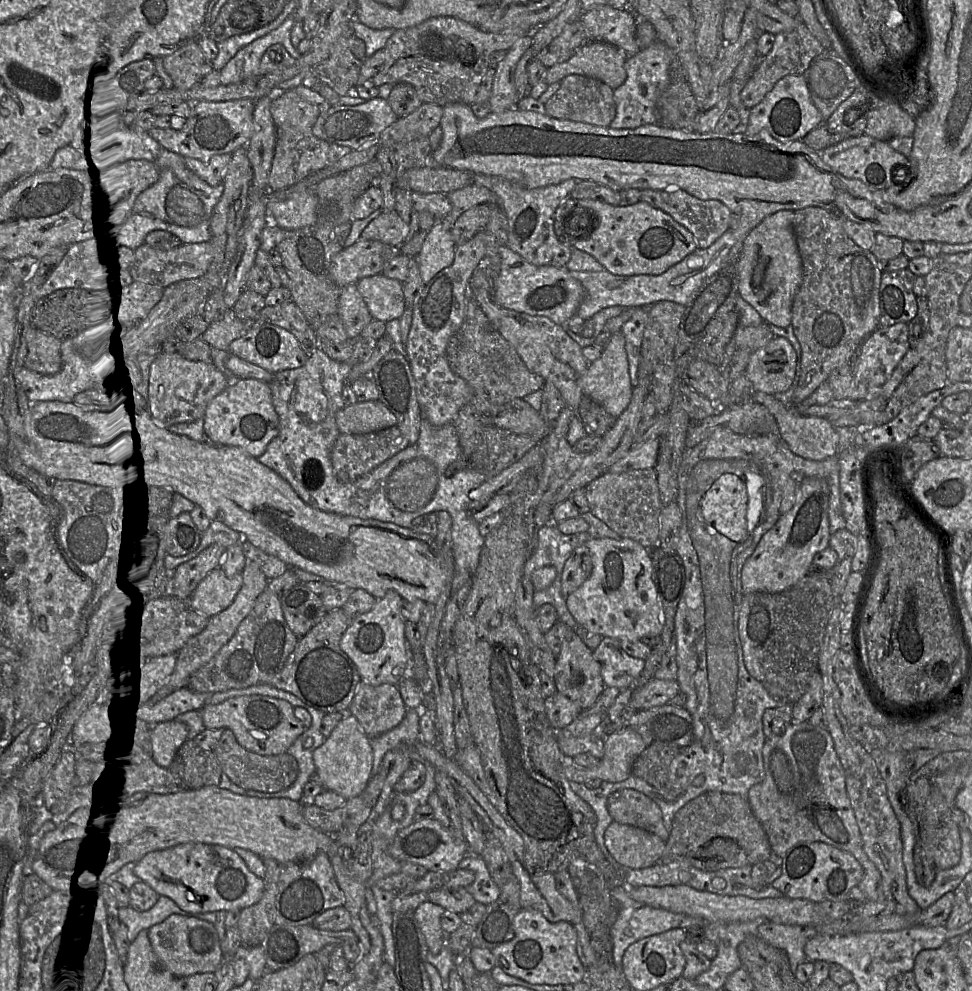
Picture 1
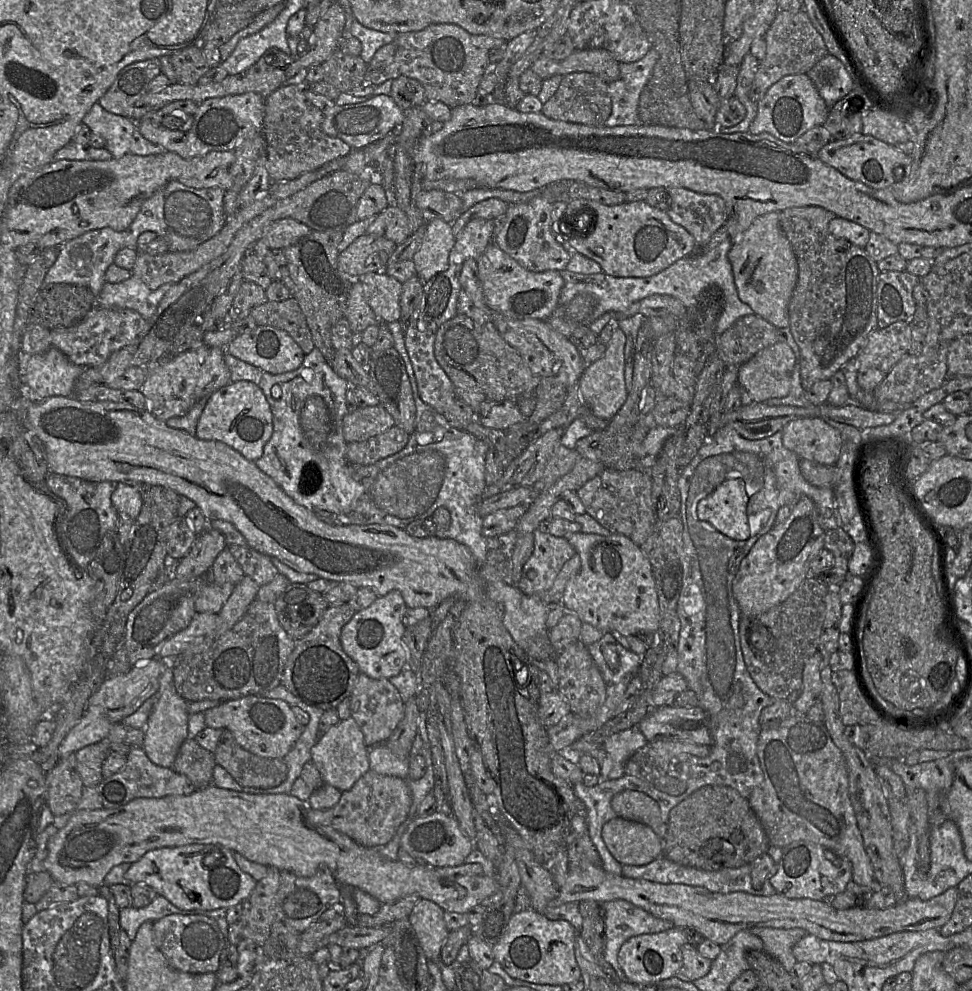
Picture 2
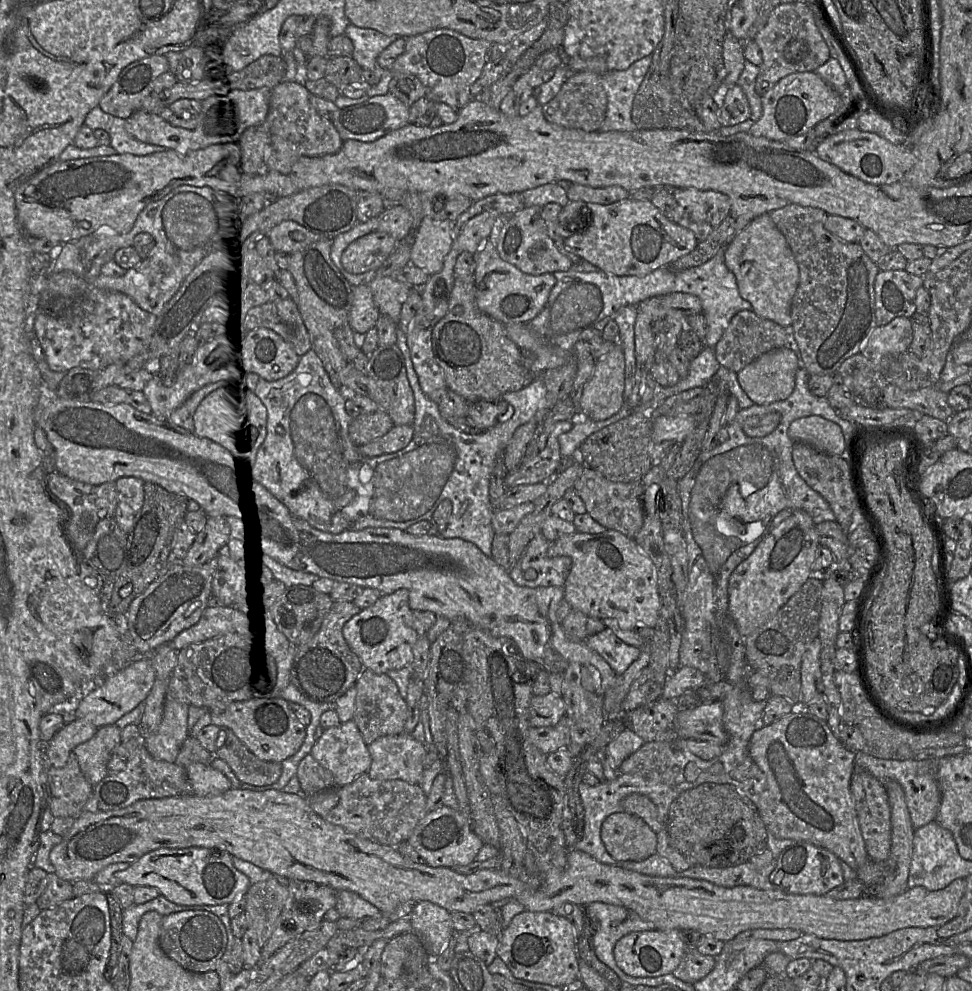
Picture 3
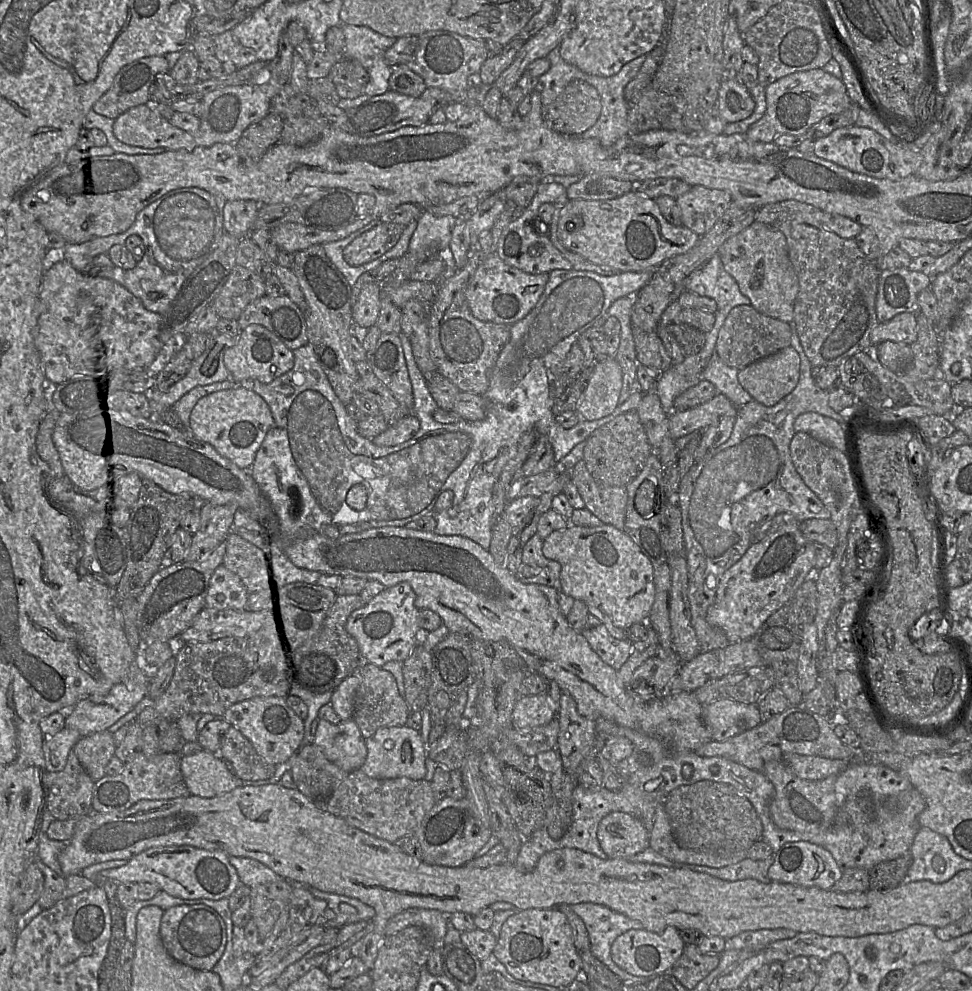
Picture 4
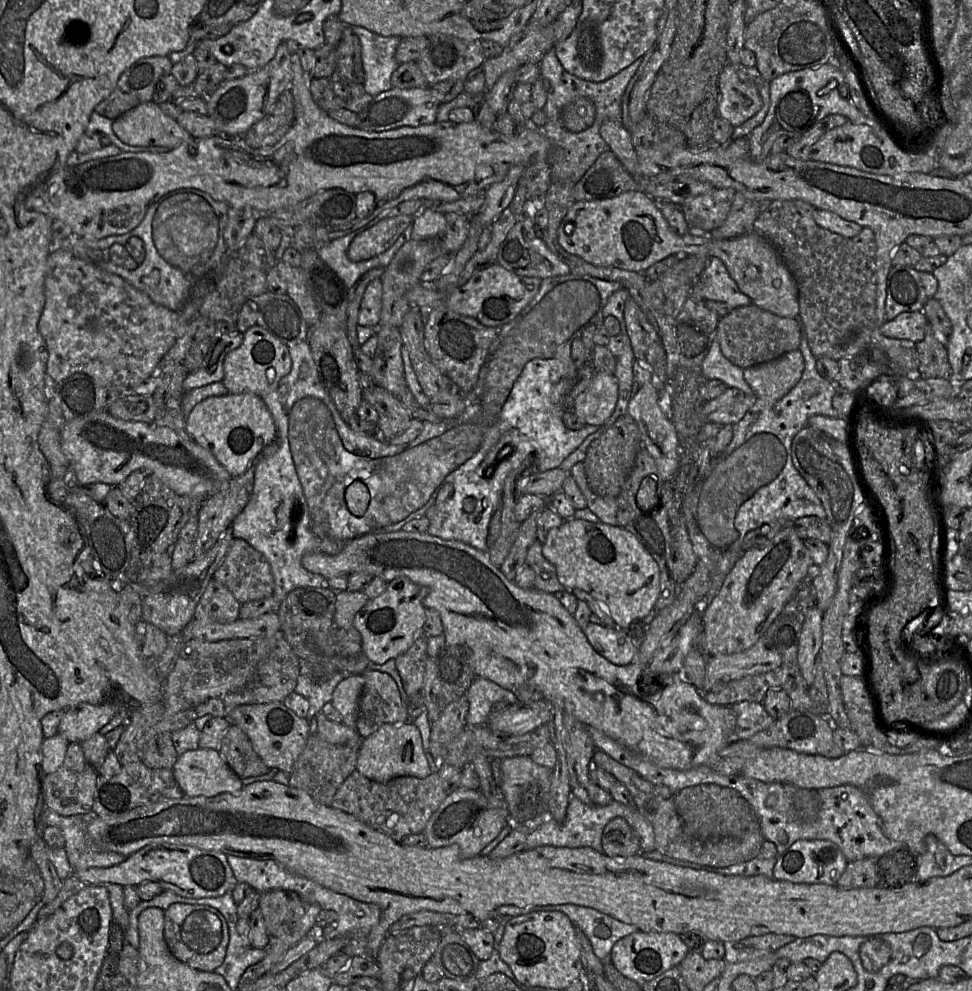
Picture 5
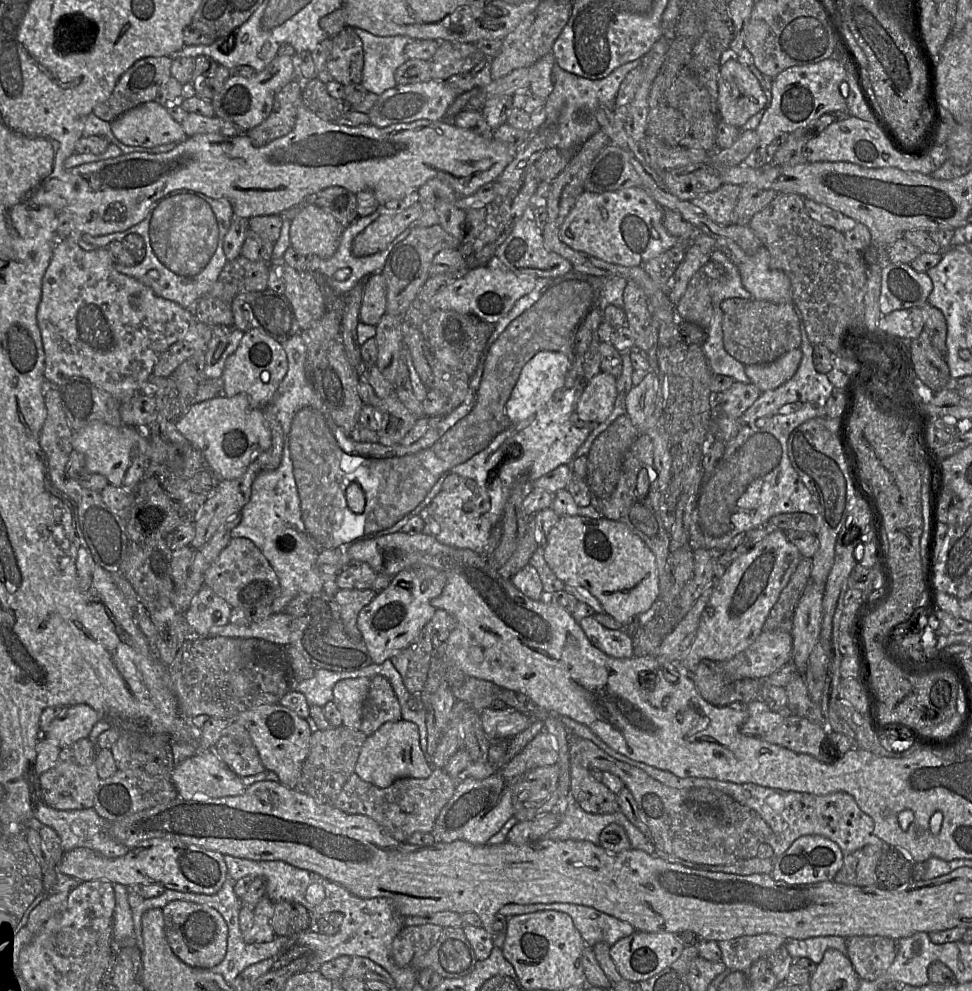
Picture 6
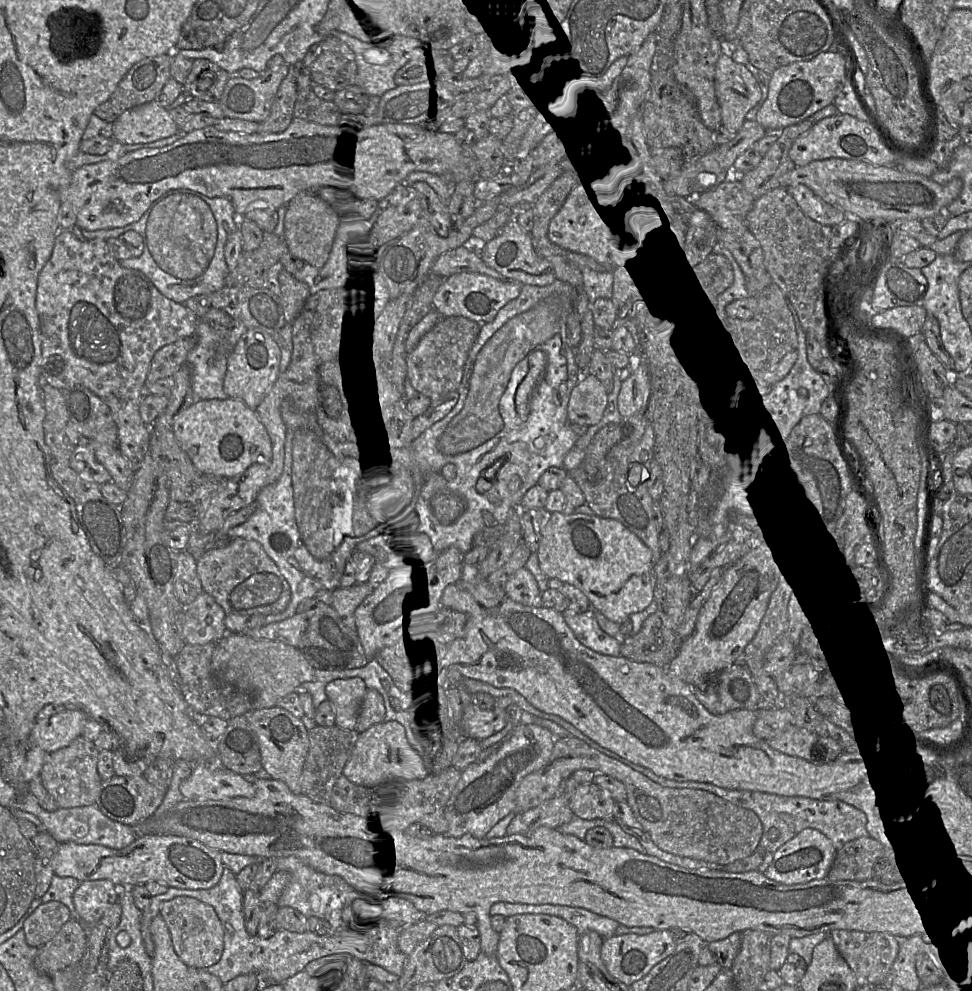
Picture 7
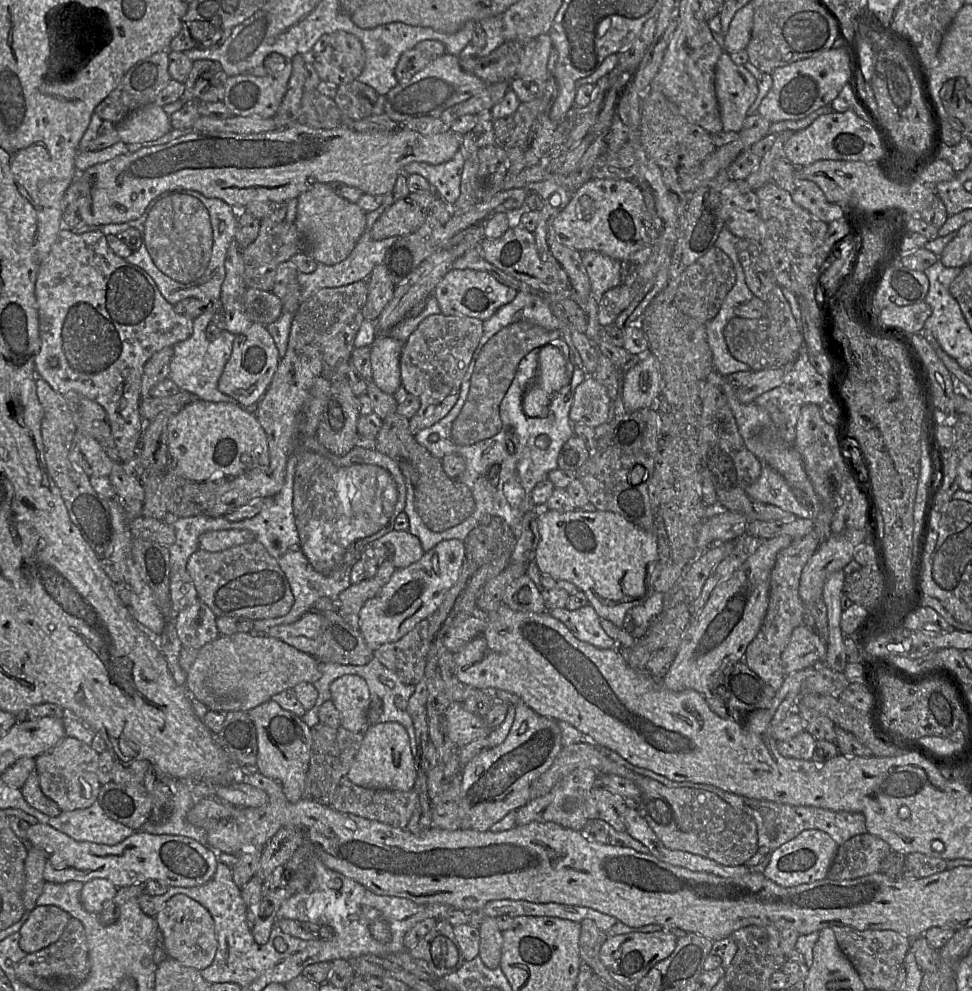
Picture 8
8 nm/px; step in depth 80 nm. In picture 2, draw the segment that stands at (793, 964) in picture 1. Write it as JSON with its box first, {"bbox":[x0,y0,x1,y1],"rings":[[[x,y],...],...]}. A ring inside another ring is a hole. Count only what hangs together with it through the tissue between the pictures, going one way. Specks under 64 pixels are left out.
{"bbox":[749,926,807,972],"rings":[[[754,926],[749,931],[764,943],[763,951],[778,960],[790,972],[797,963],[792,949],[807,933],[802,928],[772,928]]]}

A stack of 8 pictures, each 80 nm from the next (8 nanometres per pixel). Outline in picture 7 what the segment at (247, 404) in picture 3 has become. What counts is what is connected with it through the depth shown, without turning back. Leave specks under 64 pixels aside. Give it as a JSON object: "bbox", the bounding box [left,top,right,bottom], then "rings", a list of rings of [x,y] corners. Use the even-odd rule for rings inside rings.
{"bbox":[173,399,272,478],"rings":[[[239,399],[196,400],[175,418],[173,432],[193,465],[206,474],[232,478],[253,463],[265,463],[272,457],[272,443],[265,426],[255,409]]]}

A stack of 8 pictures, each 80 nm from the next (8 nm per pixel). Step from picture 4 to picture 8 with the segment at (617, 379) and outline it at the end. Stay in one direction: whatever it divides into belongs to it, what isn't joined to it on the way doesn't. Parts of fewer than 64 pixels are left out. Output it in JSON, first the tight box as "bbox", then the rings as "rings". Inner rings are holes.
{"bbox":[569,375,610,429],"rings":[[[588,375],[574,392],[569,418],[573,425],[582,424],[595,429],[607,420],[610,406],[606,388]]]}

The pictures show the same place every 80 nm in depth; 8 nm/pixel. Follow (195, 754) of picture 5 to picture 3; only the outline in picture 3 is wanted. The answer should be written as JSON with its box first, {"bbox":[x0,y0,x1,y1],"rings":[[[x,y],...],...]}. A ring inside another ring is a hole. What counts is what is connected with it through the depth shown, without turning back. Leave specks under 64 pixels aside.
{"bbox":[185,762,232,797],"rings":[[[194,762],[185,769],[194,795],[204,797],[223,793],[232,788],[227,776],[211,764]]]}

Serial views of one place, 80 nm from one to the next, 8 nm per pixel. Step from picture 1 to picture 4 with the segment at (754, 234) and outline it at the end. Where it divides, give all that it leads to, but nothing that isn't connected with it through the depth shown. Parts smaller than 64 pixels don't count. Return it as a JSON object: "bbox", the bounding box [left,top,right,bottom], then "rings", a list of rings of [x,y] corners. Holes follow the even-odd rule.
{"bbox":[717,221,799,324],"rings":[[[754,221],[745,230],[729,238],[717,254],[725,271],[735,279],[740,292],[758,312],[789,324],[794,321],[794,302],[799,282],[782,233]]]}

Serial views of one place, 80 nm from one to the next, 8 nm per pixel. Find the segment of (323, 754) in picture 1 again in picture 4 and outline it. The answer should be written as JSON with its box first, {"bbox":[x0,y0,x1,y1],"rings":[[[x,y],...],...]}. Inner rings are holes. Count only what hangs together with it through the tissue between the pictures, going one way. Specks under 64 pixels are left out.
{"bbox":[314,719,367,773],"rings":[[[319,719],[314,744],[347,773],[360,770],[367,758],[366,742],[354,719],[338,724]]]}

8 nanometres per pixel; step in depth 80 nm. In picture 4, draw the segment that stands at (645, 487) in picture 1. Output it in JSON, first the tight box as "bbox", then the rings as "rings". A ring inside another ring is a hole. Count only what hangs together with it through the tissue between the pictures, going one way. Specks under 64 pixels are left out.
{"bbox":[568,459,627,530],"rings":[[[583,459],[568,473],[584,501],[585,508],[603,524],[624,530],[627,504],[625,487],[604,486],[597,483],[587,470]]]}

